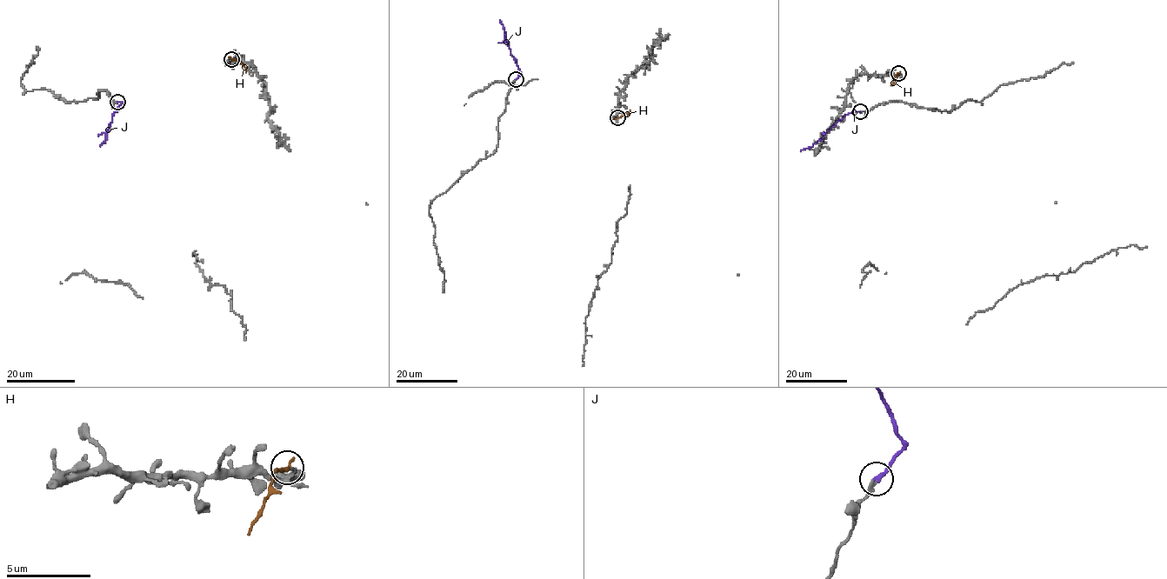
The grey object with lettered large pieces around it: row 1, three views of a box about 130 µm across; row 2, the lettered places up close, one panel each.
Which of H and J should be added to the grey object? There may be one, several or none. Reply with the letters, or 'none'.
J

